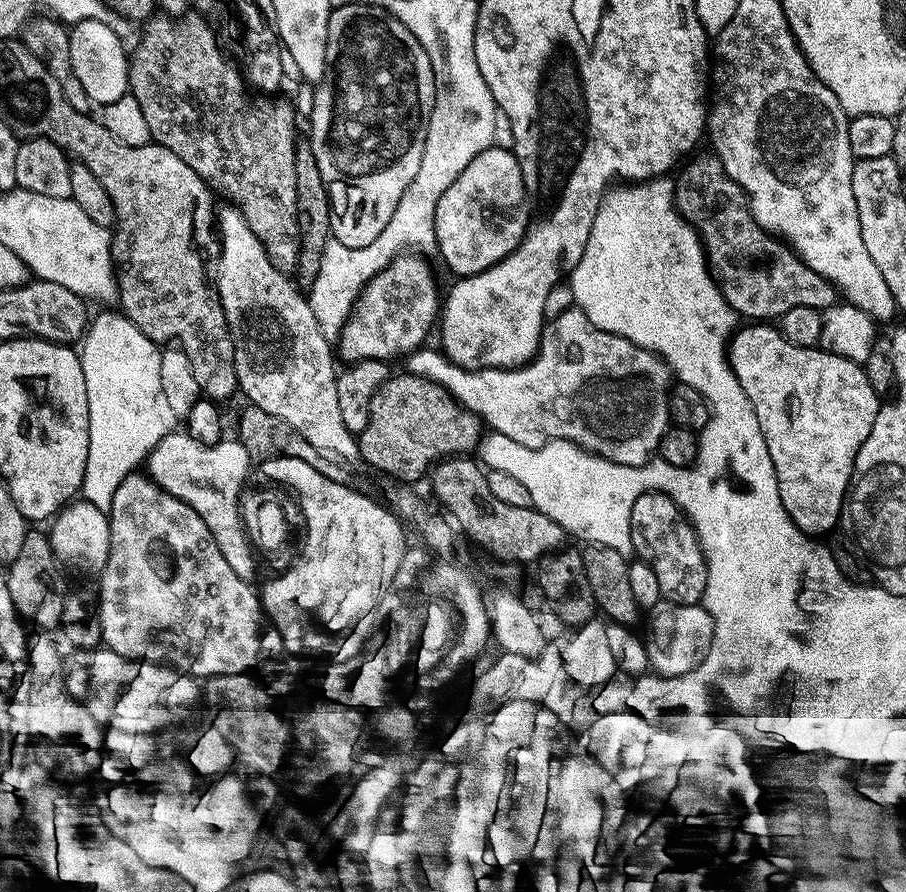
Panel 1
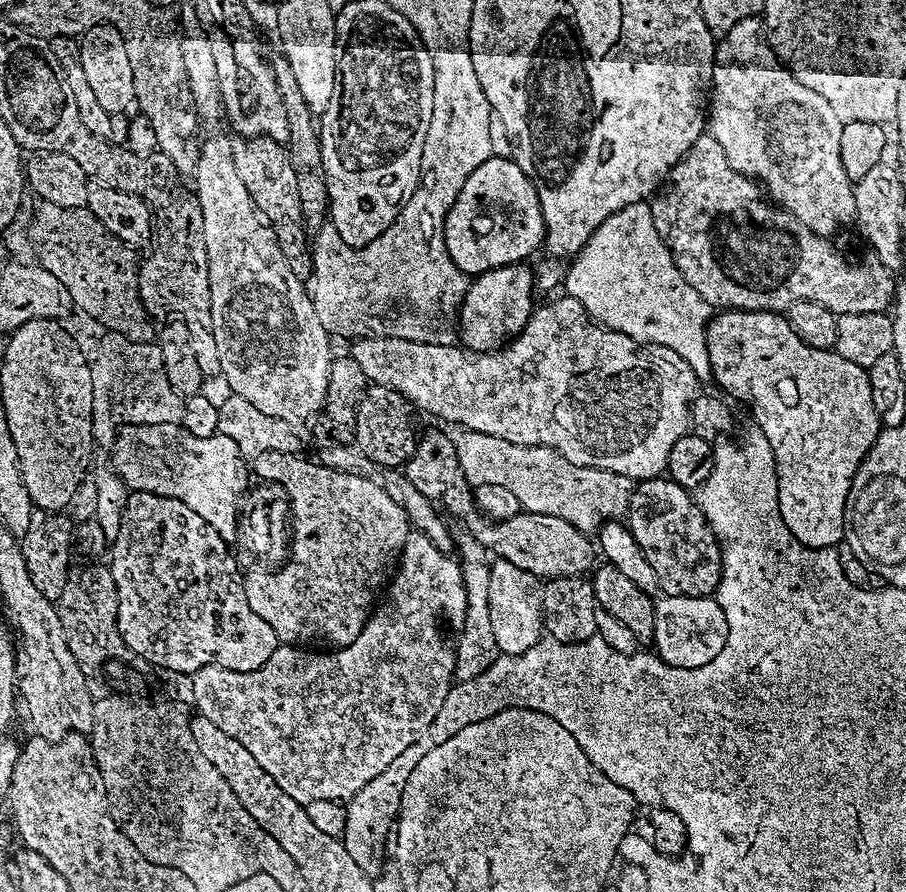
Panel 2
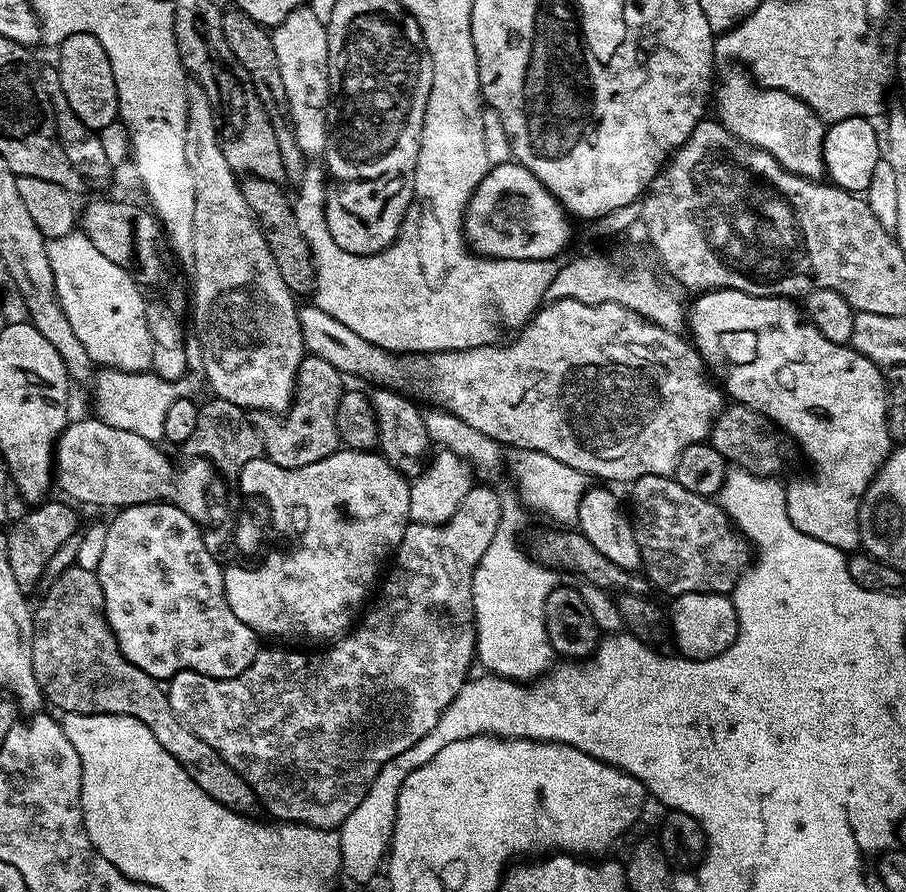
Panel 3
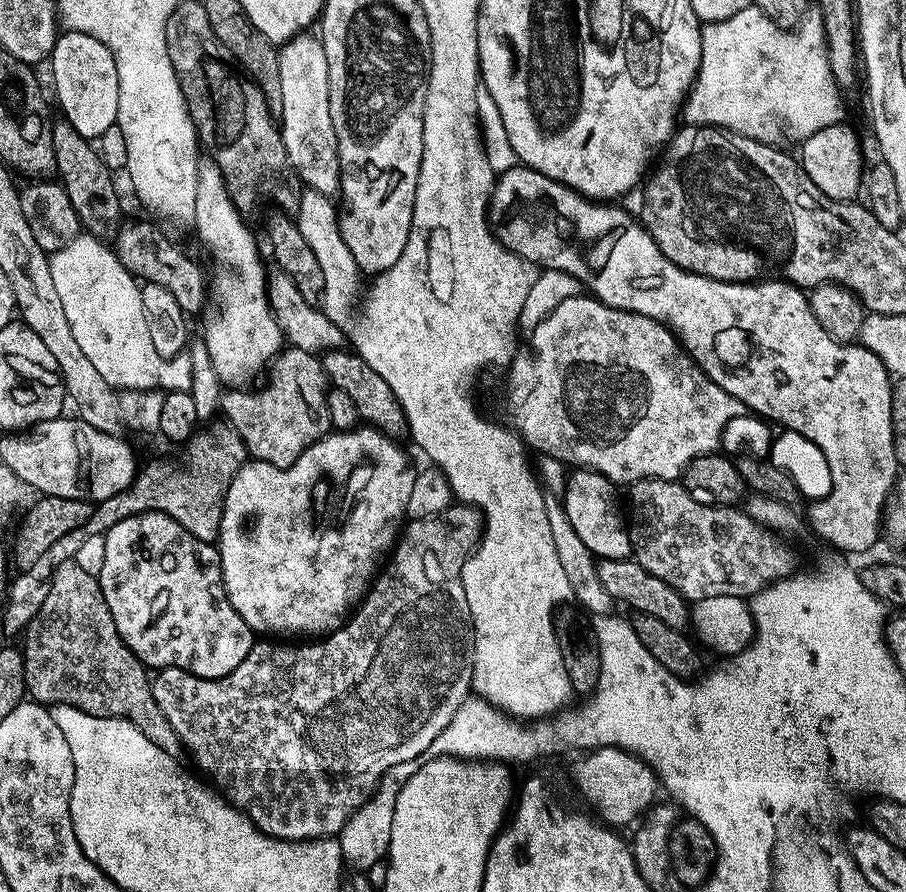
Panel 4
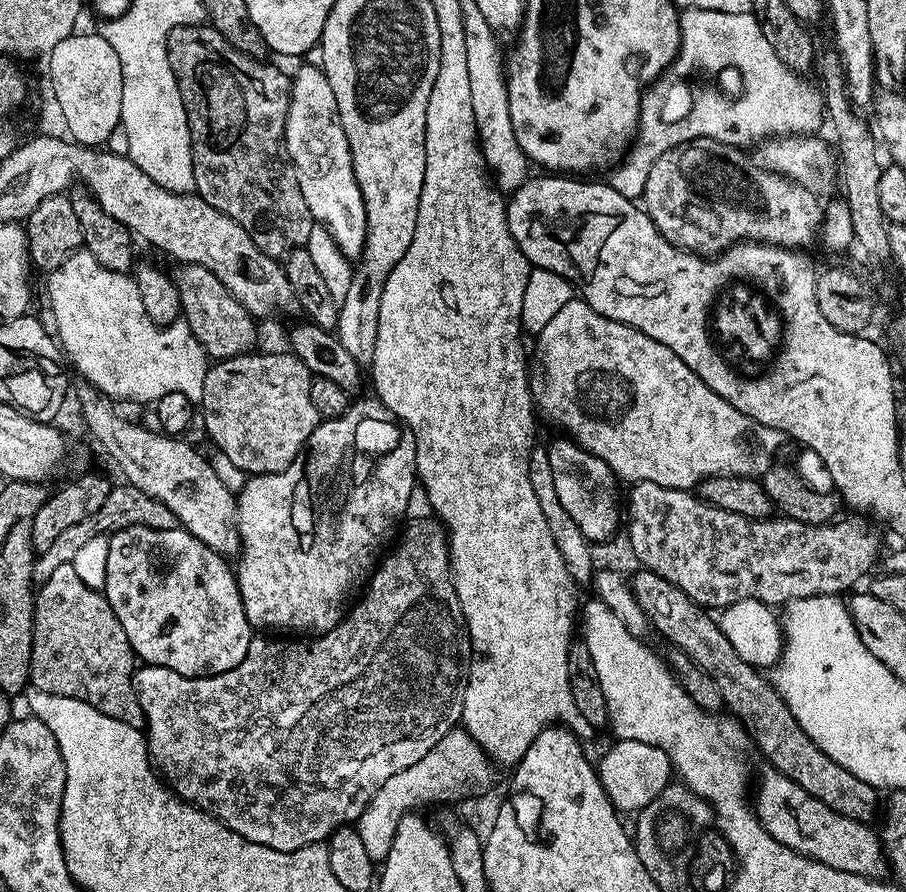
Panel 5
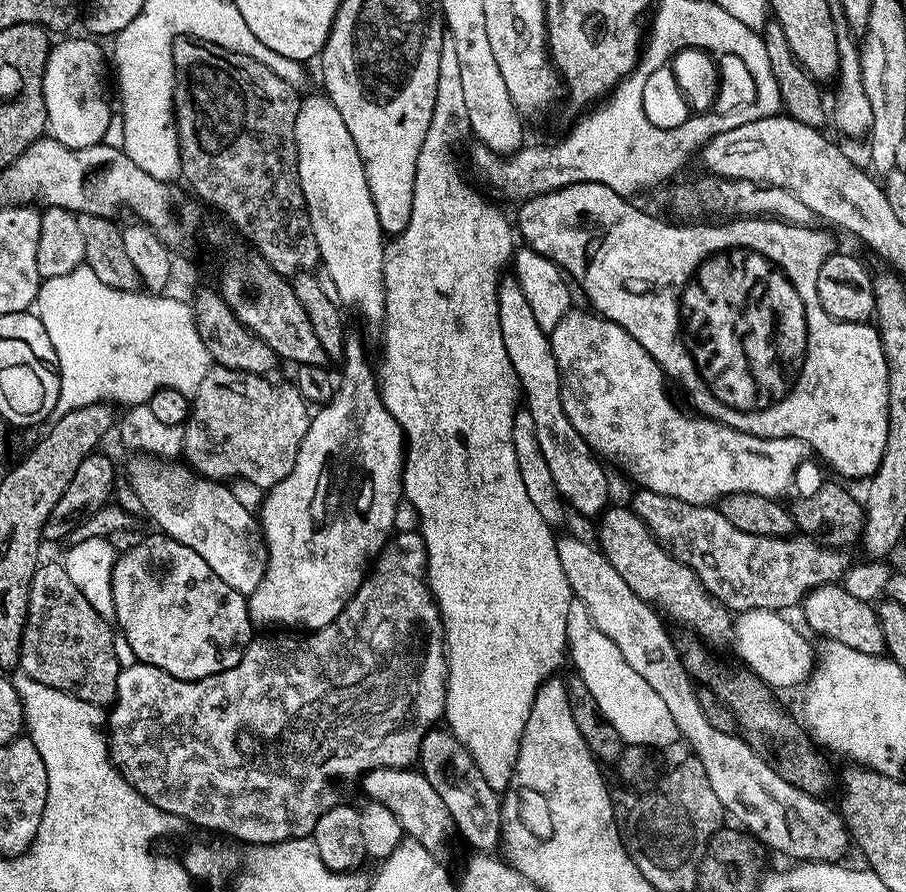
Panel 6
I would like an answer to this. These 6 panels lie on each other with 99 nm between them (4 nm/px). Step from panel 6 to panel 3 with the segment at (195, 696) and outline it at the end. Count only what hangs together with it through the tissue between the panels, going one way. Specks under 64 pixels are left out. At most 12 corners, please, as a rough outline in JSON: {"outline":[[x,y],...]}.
{"outline":[[474,486],[409,523],[325,652],[178,672],[174,714],[280,820],[336,830],[476,656]]}

